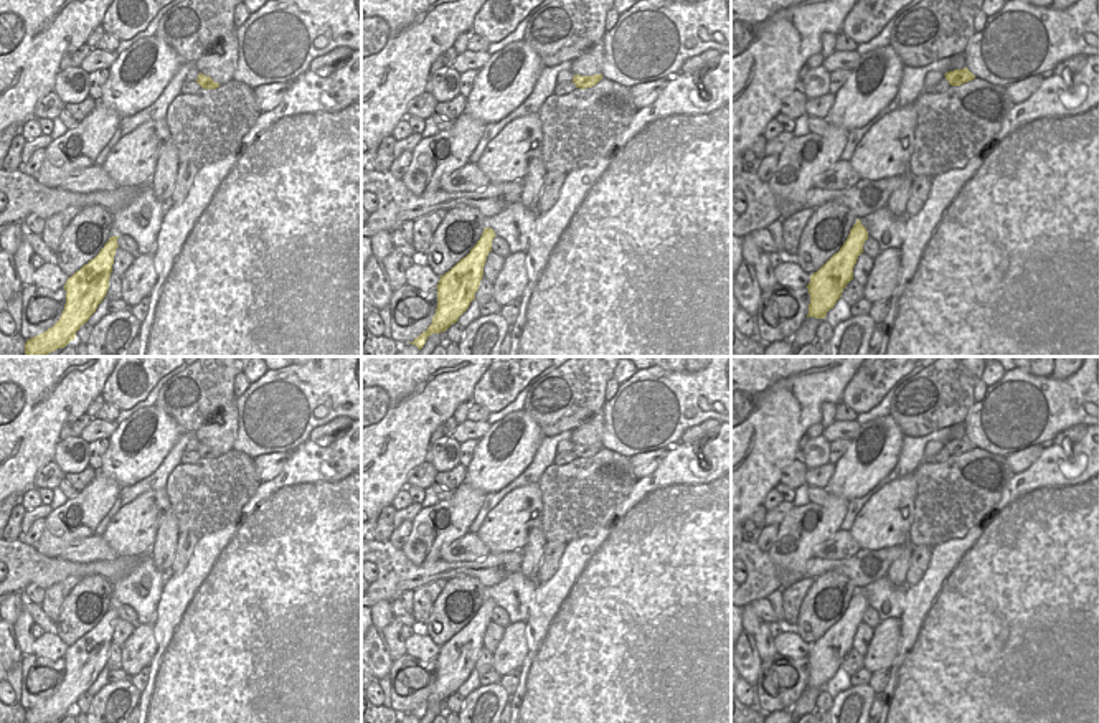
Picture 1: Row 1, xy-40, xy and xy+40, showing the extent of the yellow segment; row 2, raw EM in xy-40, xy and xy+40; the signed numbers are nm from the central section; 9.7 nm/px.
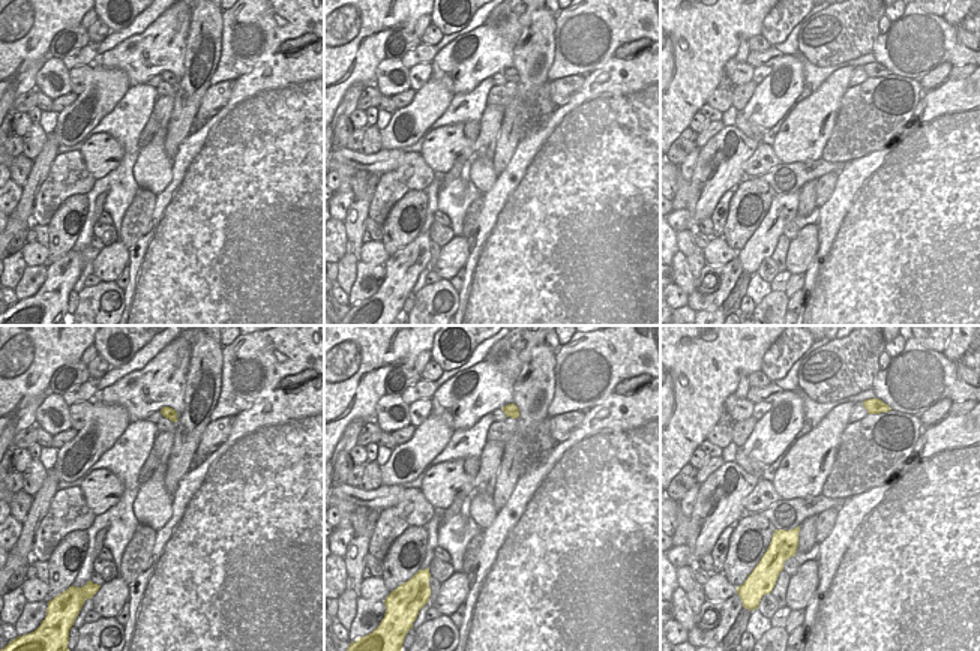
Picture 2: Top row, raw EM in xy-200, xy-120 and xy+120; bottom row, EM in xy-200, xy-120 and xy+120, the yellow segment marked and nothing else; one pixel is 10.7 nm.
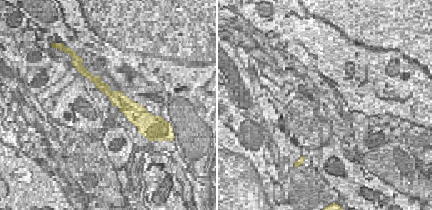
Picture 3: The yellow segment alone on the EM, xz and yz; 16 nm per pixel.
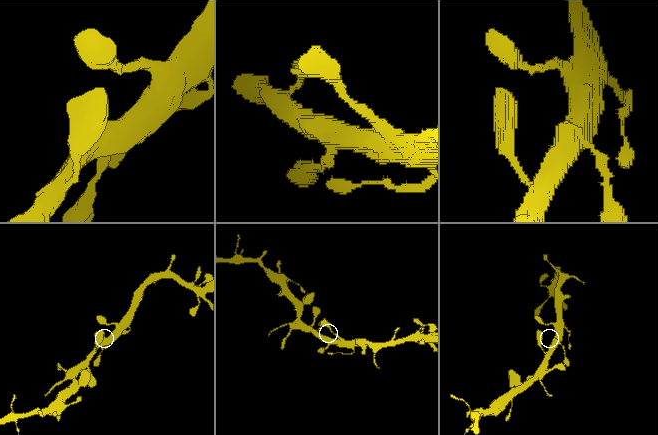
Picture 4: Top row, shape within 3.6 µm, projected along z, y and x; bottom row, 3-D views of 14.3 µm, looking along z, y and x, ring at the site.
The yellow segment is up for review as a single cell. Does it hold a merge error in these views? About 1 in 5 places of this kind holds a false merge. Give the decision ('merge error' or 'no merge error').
no merge error

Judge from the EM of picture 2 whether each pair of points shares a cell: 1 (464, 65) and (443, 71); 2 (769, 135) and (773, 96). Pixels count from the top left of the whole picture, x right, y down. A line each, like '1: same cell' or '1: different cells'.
1: same cell
2: different cells

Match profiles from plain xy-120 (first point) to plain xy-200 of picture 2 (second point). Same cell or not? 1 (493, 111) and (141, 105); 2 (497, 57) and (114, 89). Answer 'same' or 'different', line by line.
1: different
2: different

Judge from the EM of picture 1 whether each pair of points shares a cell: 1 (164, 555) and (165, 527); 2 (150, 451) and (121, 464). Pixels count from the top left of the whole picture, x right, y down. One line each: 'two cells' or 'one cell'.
1: one cell
2: one cell

